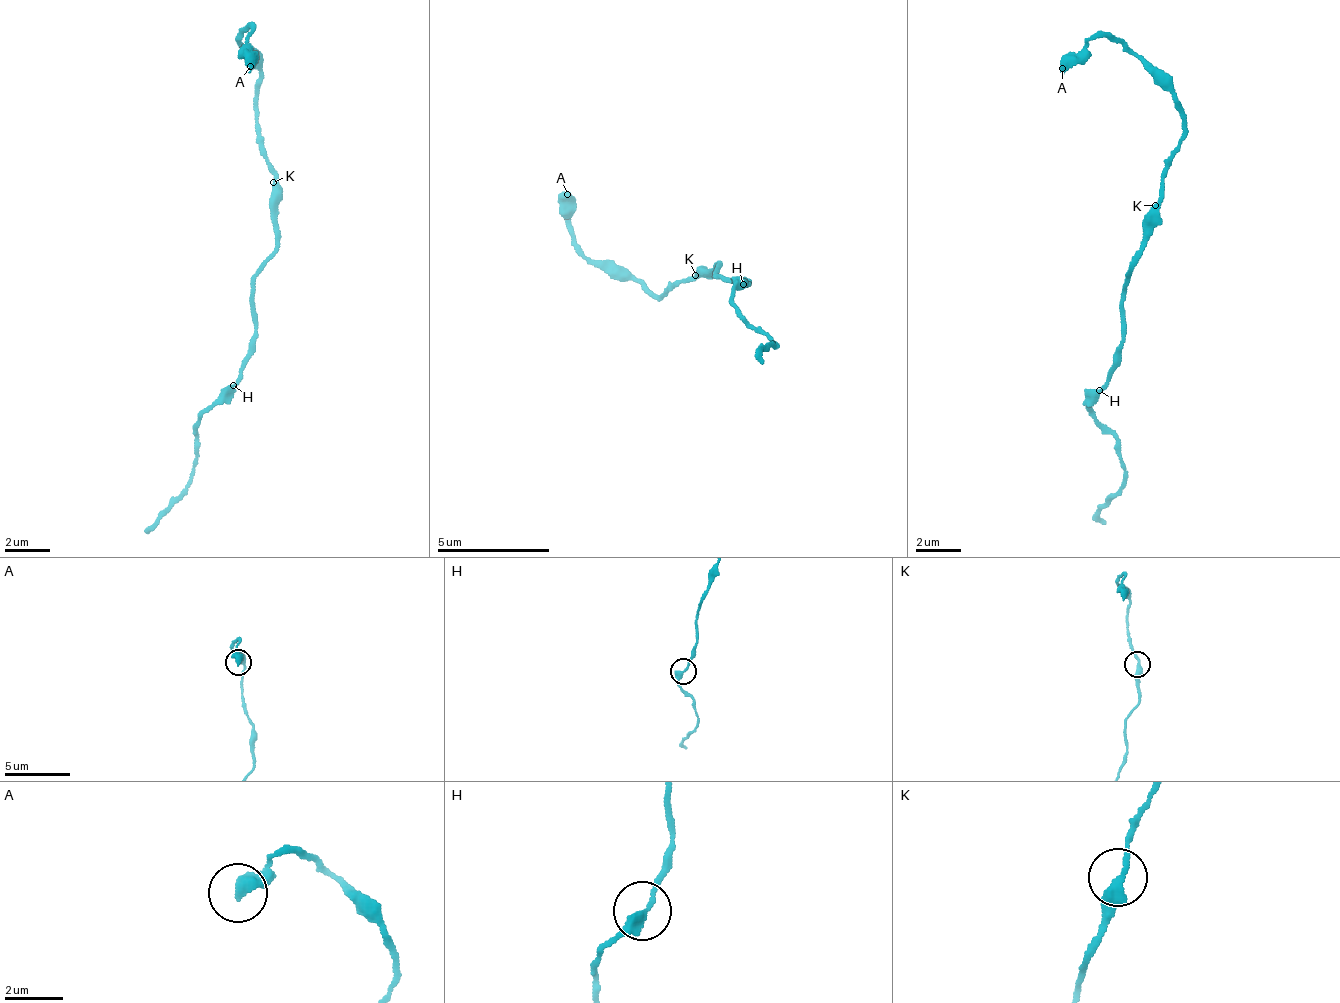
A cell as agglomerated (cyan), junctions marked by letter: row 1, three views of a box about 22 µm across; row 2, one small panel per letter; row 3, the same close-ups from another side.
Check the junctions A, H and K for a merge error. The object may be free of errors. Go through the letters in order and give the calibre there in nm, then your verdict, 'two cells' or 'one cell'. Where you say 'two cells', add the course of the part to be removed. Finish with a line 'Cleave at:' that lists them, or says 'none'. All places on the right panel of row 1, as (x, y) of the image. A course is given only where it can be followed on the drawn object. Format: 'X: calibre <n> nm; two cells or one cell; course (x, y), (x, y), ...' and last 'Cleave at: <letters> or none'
A: calibre 480 nm; one cell
H: calibre 320 nm; one cell
K: calibre 320 nm; one cell
Cleave at: none

